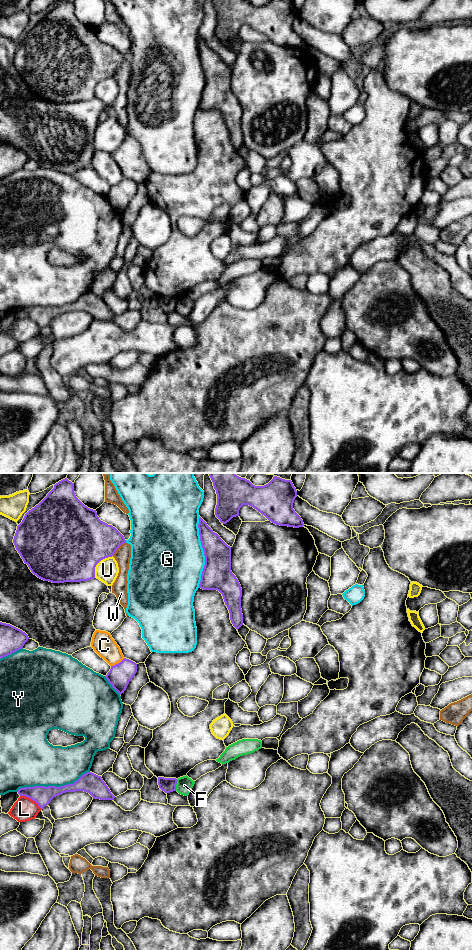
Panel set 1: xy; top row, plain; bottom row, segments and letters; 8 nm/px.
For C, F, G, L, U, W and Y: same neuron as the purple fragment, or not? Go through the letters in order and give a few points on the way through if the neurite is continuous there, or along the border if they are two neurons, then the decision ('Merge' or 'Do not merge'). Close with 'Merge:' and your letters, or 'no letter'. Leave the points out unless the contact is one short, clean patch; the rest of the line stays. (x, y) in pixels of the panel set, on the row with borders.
C: Do not merge
F: Boundary: xy (177, 779), (175, 790). Do not merge
G: Do not merge
L: Do not merge
U: Do not merge
W: Do not merge
Y: Do not merge
Merge: no letter

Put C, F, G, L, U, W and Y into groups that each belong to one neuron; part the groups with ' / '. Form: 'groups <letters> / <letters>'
groups C / F / G / L / U / W / Y

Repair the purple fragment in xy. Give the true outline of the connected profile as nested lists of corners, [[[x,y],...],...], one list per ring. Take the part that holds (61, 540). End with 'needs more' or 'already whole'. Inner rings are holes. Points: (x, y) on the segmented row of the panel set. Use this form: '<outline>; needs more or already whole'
[[[65,478],[56,483],[47,496],[25,514],[17,526],[13,543],[34,575],[44,581],[64,583],[94,579],[96,565],[101,560],[112,557],[126,540],[115,527],[101,521],[96,510],[88,508],[76,497],[74,483]]]; already whole

